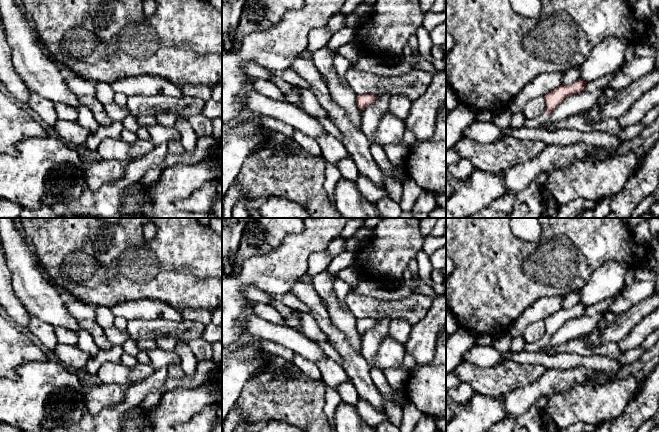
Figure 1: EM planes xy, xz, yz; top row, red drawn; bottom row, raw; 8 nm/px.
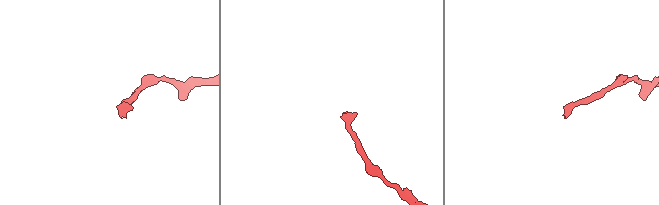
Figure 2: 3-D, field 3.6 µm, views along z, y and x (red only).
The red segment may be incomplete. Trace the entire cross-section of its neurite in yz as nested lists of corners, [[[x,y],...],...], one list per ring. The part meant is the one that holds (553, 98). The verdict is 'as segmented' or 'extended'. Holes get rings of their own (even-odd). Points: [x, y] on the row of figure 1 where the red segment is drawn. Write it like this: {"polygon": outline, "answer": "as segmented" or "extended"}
{"polygon": [[[578,79],[570,85],[560,85],[548,92],[543,98],[546,102],[545,111],[539,116],[527,119],[525,121],[525,128],[539,128],[545,126],[550,122],[552,112],[559,106],[559,104],[568,96],[584,91],[587,82]]], "answer": "extended"}

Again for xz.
{"polygon": [[[360,94],[356,96],[356,106],[362,111],[376,101],[375,94]]], "answer": "as segmented"}

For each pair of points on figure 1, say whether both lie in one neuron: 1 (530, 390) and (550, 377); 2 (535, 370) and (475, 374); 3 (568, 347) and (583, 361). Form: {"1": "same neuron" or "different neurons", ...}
{"1": "same neuron", "2": "same neuron", "3": "different neurons"}

